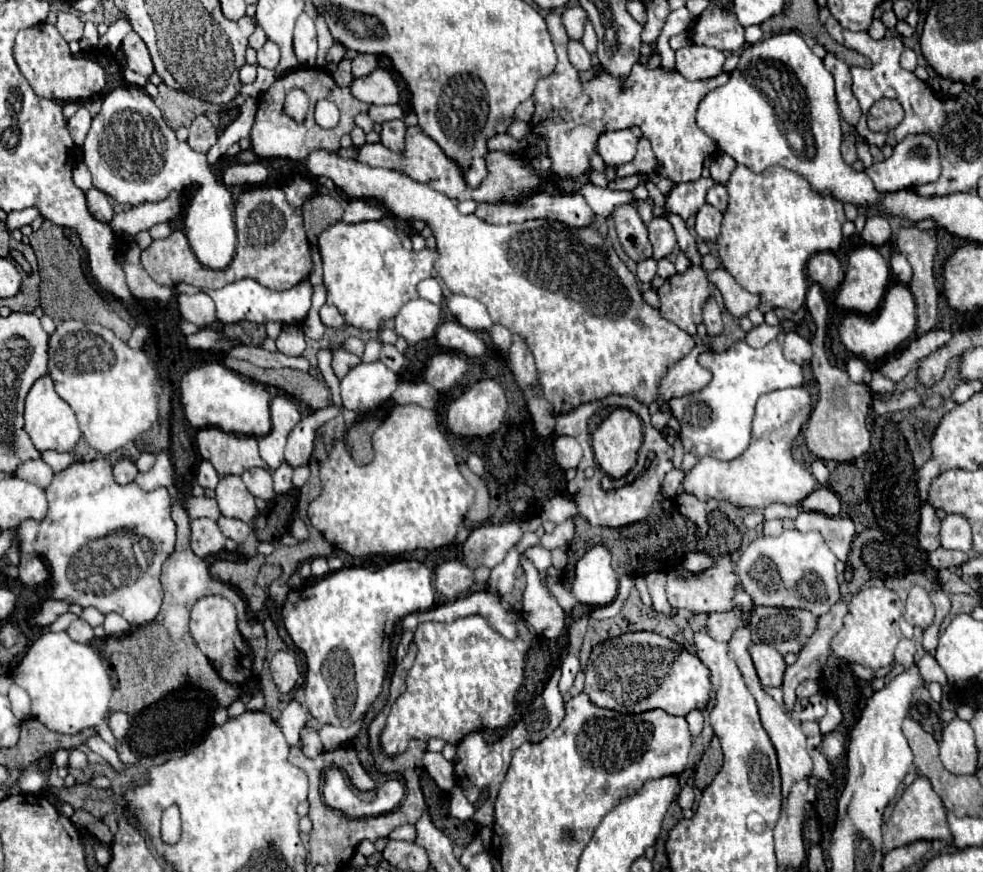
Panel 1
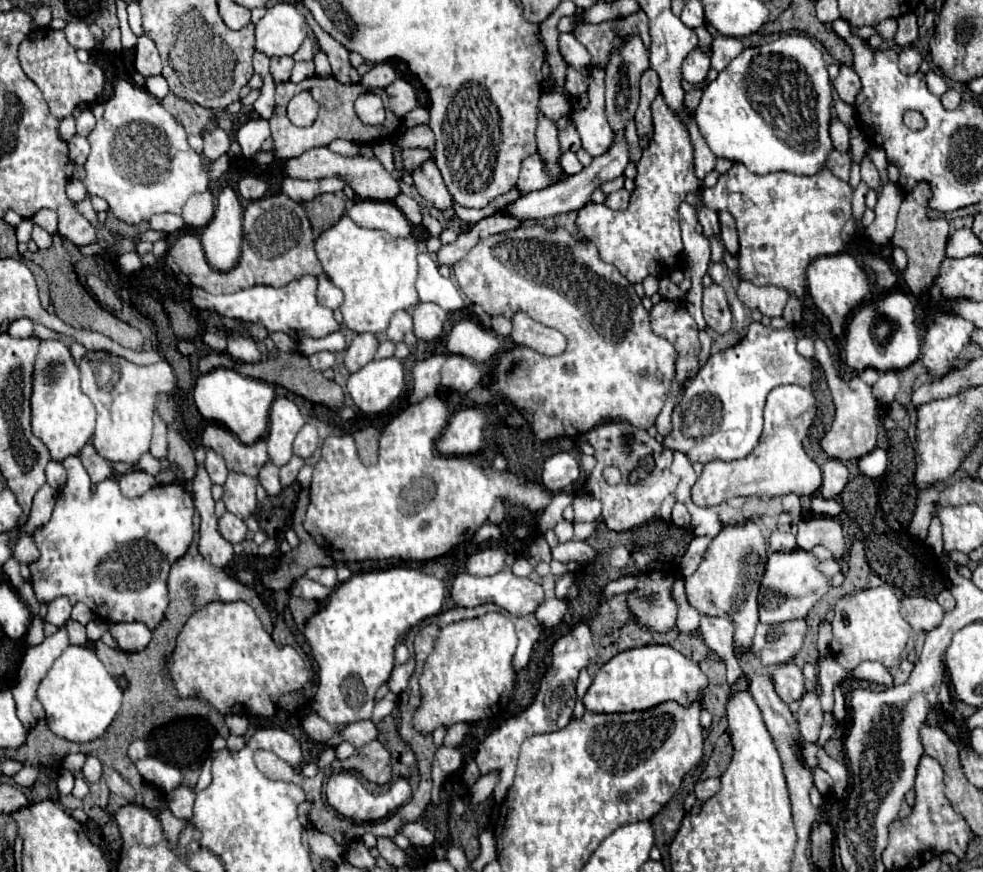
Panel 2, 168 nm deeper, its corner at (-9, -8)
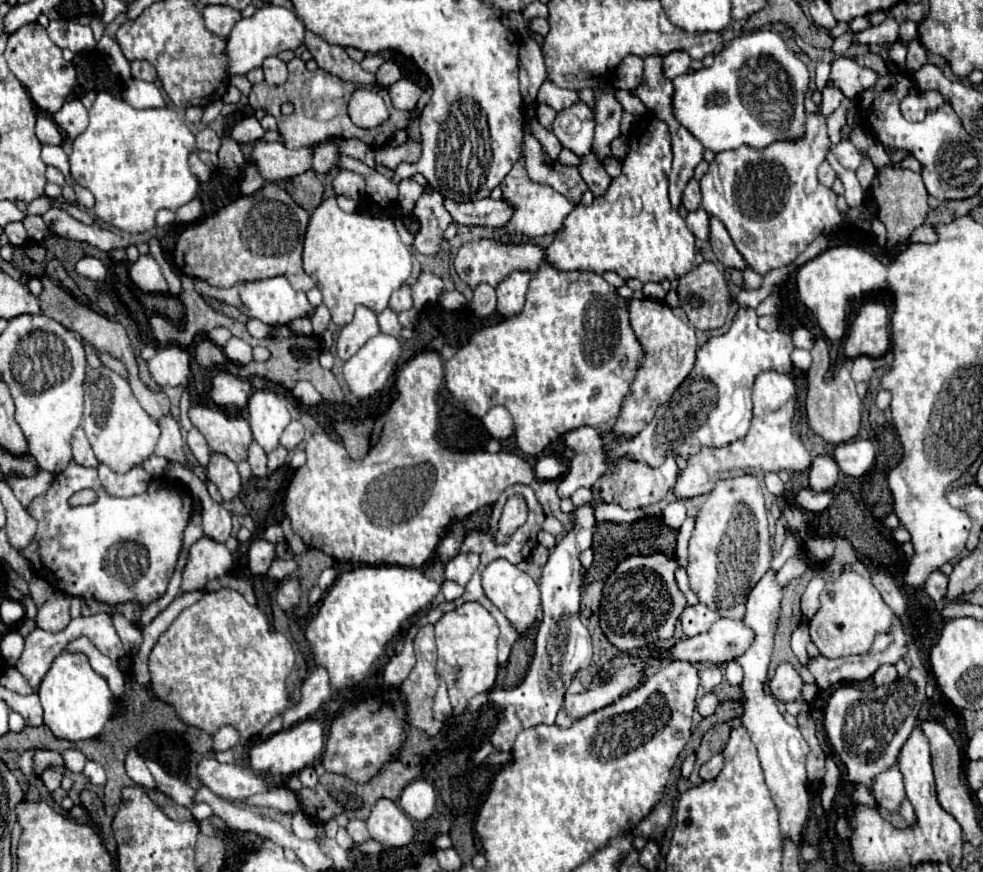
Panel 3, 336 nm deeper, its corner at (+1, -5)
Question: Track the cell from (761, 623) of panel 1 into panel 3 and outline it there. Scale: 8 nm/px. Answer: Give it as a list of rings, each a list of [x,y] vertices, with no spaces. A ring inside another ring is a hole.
[[[720,618],[712,628],[700,636],[678,642],[670,648],[670,656],[674,660],[690,660],[700,664],[726,664],[738,656],[742,656],[756,634],[744,622]]]

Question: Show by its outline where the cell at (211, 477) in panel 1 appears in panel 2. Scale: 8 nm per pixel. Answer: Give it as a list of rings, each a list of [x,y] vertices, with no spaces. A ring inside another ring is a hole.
[[[206,449],[206,469],[208,469],[208,475],[212,479],[212,483],[218,483],[218,485],[224,485],[226,481],[226,475],[228,475],[228,469],[226,469],[226,463],[224,459],[212,451],[212,449]]]

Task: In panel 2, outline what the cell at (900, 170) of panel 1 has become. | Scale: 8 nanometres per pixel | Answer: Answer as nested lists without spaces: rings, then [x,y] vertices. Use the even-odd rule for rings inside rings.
[[[868,155],[862,157],[860,161],[860,173],[862,173],[862,181],[870,187],[870,189],[880,189],[880,173],[874,167],[874,163],[870,161]]]

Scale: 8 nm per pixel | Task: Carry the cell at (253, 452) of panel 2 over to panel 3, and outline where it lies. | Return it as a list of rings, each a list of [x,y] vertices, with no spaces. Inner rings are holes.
[[[198,404],[190,408],[192,424],[204,434],[212,452],[228,456],[232,462],[248,458],[252,430],[244,414],[228,414],[218,406]]]

